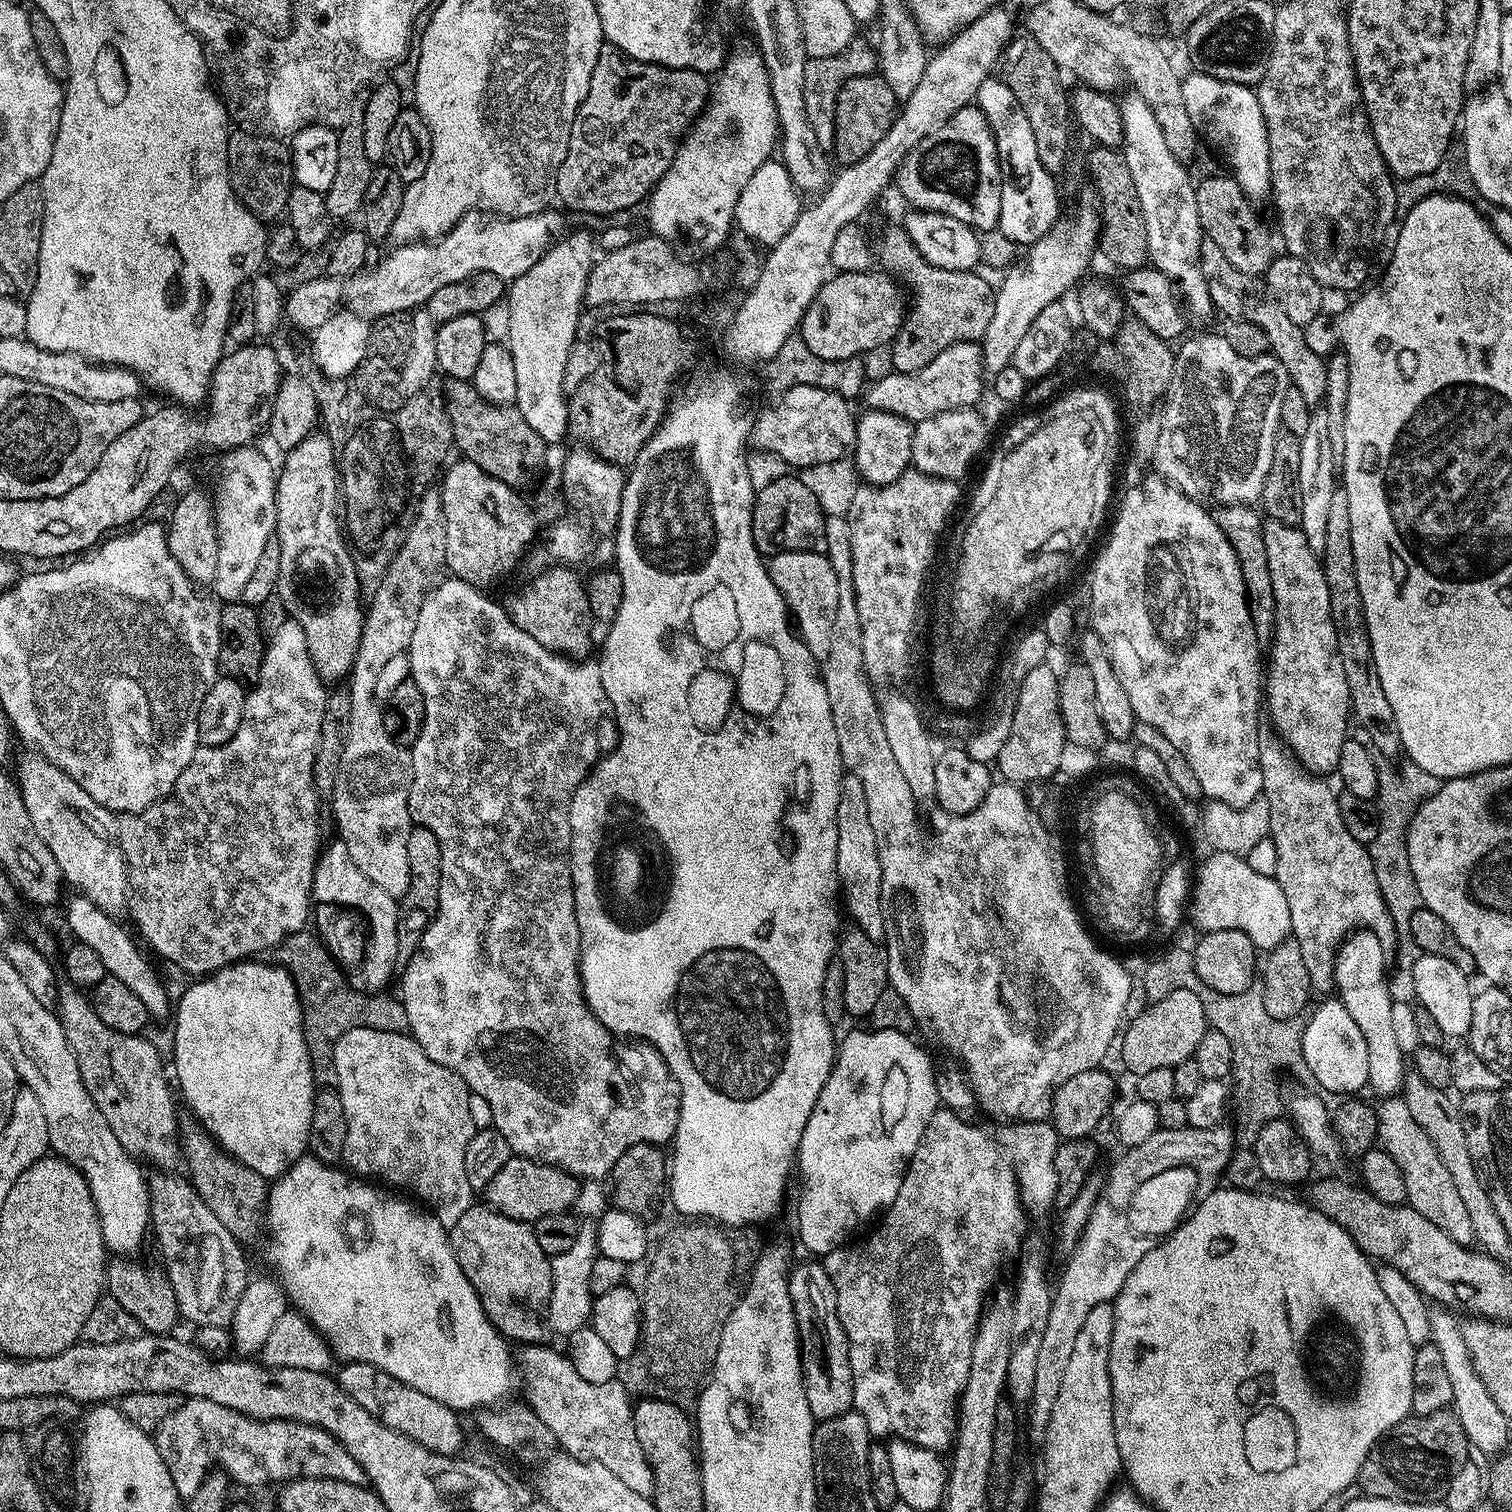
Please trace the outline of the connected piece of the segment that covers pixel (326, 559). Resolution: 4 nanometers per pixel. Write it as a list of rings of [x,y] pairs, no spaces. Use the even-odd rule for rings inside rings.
[[[313,434],[298,447],[287,449],[285,456],[276,478],[275,534],[281,543],[281,570],[275,595],[286,606],[289,617],[302,626],[321,680],[343,681],[356,661],[365,609],[362,604],[360,608],[356,560],[338,515],[336,451],[327,435]]]

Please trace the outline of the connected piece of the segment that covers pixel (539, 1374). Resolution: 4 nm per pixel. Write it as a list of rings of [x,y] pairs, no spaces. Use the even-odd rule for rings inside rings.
[[[526,1344],[514,1356],[518,1369],[518,1380],[524,1383],[524,1396],[527,1407],[554,1434],[557,1445],[567,1455],[577,1456],[579,1460],[602,1462],[606,1470],[621,1474],[620,1456],[643,1457],[638,1434],[634,1434],[633,1397],[613,1379],[604,1385],[586,1382],[574,1370],[563,1351],[555,1352],[548,1344]]]

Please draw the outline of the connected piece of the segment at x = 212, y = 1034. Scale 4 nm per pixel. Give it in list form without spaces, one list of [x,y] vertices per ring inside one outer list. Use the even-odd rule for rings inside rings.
[[[249,958],[243,962],[219,968],[216,972],[197,979],[180,996],[174,1008],[176,1014],[176,1029],[172,1032],[172,1060],[176,1063],[176,1080],[178,1092],[184,1095],[188,1108],[200,1119],[199,1127],[207,1132],[229,1156],[246,1165],[254,1174],[264,1177],[265,1181],[275,1181],[277,1176],[282,1176],[294,1162],[308,1152],[308,1135],[310,1134],[310,1114],[312,1103],[316,1100],[318,1089],[310,1083],[310,1063],[306,1054],[304,1038],[304,1019],[301,1017],[300,1000],[297,998],[296,987],[286,968],[272,964],[255,964],[255,959]]]

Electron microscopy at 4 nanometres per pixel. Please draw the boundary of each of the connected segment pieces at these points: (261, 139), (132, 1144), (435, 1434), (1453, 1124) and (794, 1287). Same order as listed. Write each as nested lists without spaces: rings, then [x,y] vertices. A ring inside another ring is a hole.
[[[236,130],[228,137],[228,155],[235,158],[230,175],[236,195],[262,221],[276,222],[285,215],[293,188],[292,158],[289,152],[289,145],[275,136],[257,136],[255,132]]]
[[[64,986],[59,989],[58,1015],[61,1028],[65,1032],[66,1042],[73,1051],[78,1062],[78,1071],[85,1083],[86,1090],[96,1106],[106,1118],[107,1125],[114,1130],[118,1142],[122,1144],[130,1156],[137,1161],[144,1160],[177,1160],[182,1156],[182,1136],[176,1133],[176,1104],[172,1101],[174,1088],[164,1077],[164,1060],[160,1052],[143,1035],[122,1034],[118,1030],[110,1030],[102,1019],[98,1018],[91,999],[79,987]]]
[[[345,1363],[340,1372],[339,1391],[350,1394],[362,1410],[366,1410],[374,1418],[378,1418],[387,1428],[406,1434],[414,1442],[434,1450],[438,1454],[455,1456],[464,1444],[464,1432],[460,1429],[461,1417],[451,1408],[442,1406],[434,1398],[422,1394],[422,1390],[414,1390],[414,1386],[406,1386],[398,1382],[390,1374],[378,1370],[369,1364]]]
[[[1415,1070],[1409,1071],[1404,1078],[1402,1095],[1406,1106],[1410,1106],[1410,1114],[1414,1114],[1414,1122],[1426,1130],[1430,1142],[1434,1142],[1434,1150],[1438,1150],[1438,1158],[1442,1158],[1442,1166],[1450,1173],[1450,1179],[1466,1205],[1470,1226],[1474,1226],[1474,1234],[1479,1232],[1506,1232],[1502,1220],[1494,1211],[1494,1206],[1486,1194],[1484,1184],[1480,1180],[1478,1170],[1470,1158],[1470,1146],[1466,1142],[1466,1130],[1461,1109],[1448,1097],[1449,1093],[1442,1088],[1430,1086]]]
[[[823,1263],[800,1264],[788,1277],[790,1298],[800,1331],[800,1361],[804,1367],[806,1402],[810,1402],[813,1421],[838,1418],[853,1411],[854,1378],[850,1370],[848,1339],[836,1313],[836,1291],[826,1274]]]

